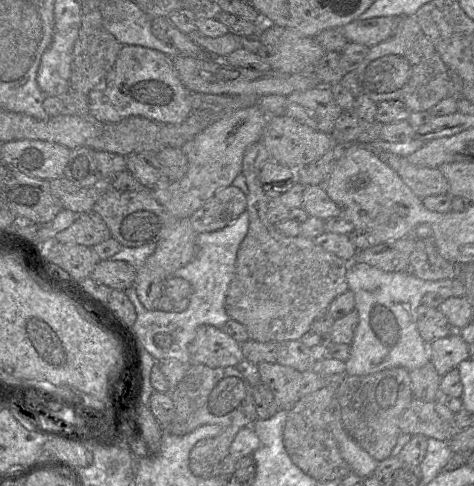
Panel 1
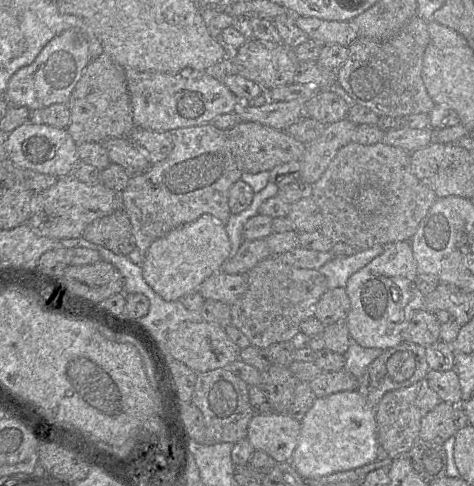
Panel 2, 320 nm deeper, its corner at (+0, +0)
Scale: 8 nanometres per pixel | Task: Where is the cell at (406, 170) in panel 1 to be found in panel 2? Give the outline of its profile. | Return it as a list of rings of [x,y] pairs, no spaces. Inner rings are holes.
[[[350,142],[342,147],[323,175],[312,185],[311,197],[320,209],[320,232],[333,243],[346,243],[355,251],[410,241],[420,222],[437,200],[434,192],[414,175],[410,153],[383,142],[372,145]]]

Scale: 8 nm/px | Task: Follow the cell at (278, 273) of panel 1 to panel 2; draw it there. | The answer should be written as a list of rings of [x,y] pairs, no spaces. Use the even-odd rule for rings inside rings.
[[[269,256],[246,274],[245,293],[230,305],[230,324],[240,330],[254,347],[267,349],[272,344],[291,339],[300,332],[301,323],[314,317],[317,302],[327,290],[326,278],[319,270],[301,269],[284,263],[277,256]]]

